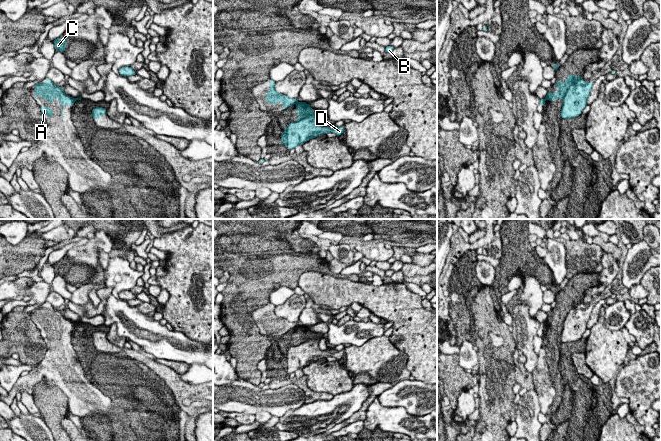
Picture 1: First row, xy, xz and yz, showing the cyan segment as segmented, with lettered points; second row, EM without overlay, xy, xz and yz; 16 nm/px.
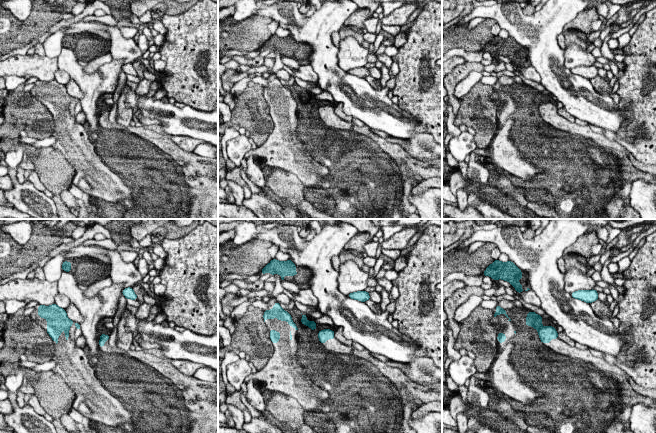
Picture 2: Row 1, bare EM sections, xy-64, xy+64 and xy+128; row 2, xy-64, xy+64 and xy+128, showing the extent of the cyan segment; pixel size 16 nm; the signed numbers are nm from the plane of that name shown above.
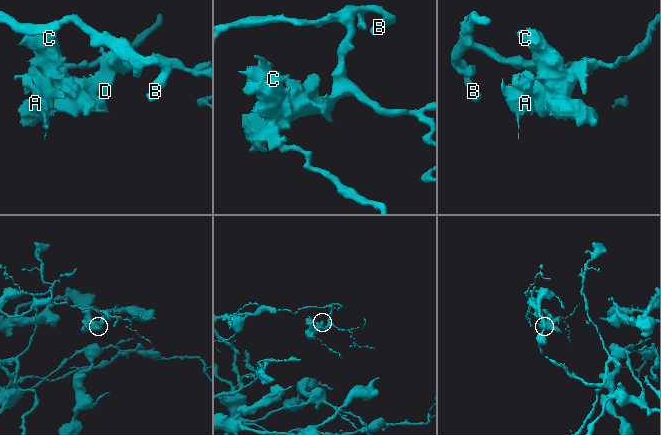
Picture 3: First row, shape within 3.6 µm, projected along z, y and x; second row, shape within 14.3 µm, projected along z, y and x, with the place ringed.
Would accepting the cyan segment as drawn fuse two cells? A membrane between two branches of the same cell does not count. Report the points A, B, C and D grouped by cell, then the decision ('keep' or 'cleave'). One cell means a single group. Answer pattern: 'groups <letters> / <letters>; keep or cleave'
groups A / B C D; cleave

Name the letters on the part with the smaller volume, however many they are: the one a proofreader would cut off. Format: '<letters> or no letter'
A

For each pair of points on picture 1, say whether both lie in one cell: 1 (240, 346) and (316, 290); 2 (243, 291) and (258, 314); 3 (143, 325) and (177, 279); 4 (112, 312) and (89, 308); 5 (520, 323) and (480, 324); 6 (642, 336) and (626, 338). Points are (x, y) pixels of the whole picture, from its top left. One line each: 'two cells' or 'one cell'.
1: two cells
2: two cells
3: two cells
4: two cells
5: two cells
6: two cells

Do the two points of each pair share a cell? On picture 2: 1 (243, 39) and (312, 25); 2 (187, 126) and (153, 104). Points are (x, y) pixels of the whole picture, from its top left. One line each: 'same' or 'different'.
1: different
2: same

